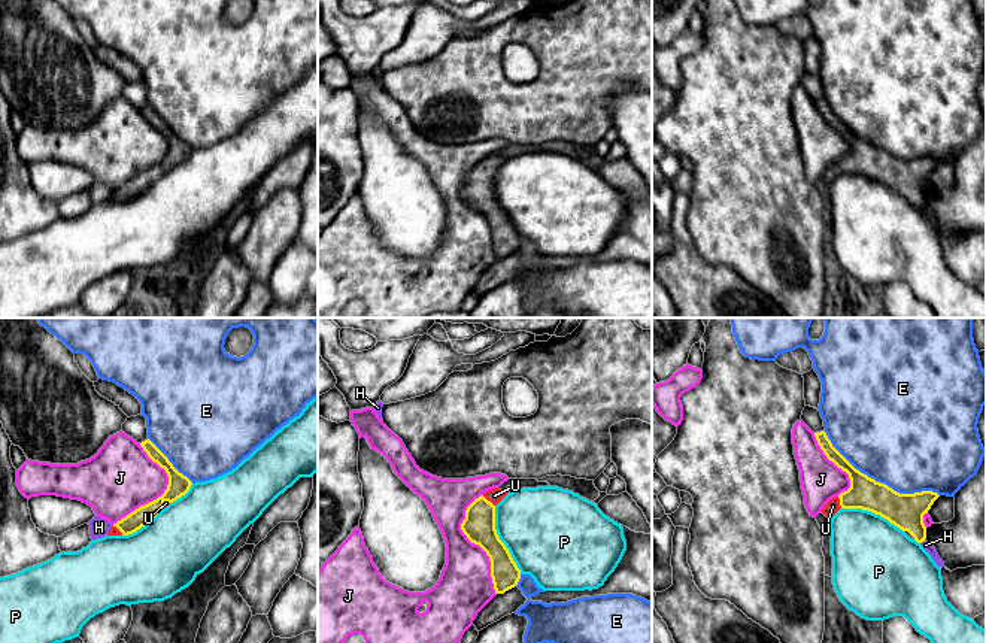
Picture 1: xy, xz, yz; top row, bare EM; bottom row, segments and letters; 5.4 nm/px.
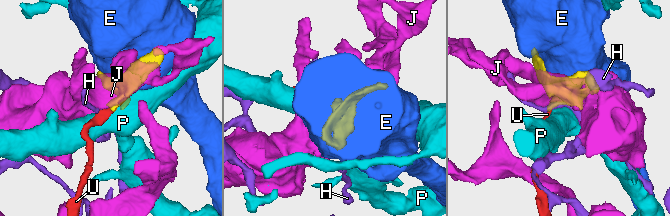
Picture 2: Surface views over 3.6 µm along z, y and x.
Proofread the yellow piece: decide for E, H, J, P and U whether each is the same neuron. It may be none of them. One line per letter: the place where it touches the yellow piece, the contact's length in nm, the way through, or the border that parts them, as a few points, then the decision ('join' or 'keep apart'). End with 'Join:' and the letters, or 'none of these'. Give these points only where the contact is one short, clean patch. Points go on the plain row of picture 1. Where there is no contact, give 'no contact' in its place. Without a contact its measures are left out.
E: yz (879, 148) | 700 nm | keep apart
H: yz (922, 206) | 40 nm | keep apart
J: xz (476, 209) | 550 nm | keep apart
P: xz (500, 206) | 400 nm | keep apart
U: xz (487, 166) | 90 nm | across xz (479, 191), (479, 182), (487, 166), (494, 161) | join
Join: U

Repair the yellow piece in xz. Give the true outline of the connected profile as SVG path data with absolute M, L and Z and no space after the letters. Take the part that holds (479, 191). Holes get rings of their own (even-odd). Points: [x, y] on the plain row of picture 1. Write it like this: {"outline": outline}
{"outline": "M500 154L483 158L467 173L465 185L461 189L467 204L479 210L489 222L495 260L515 254L521 245L521 236L495 195L495 172L506 161L507 158Z"}

